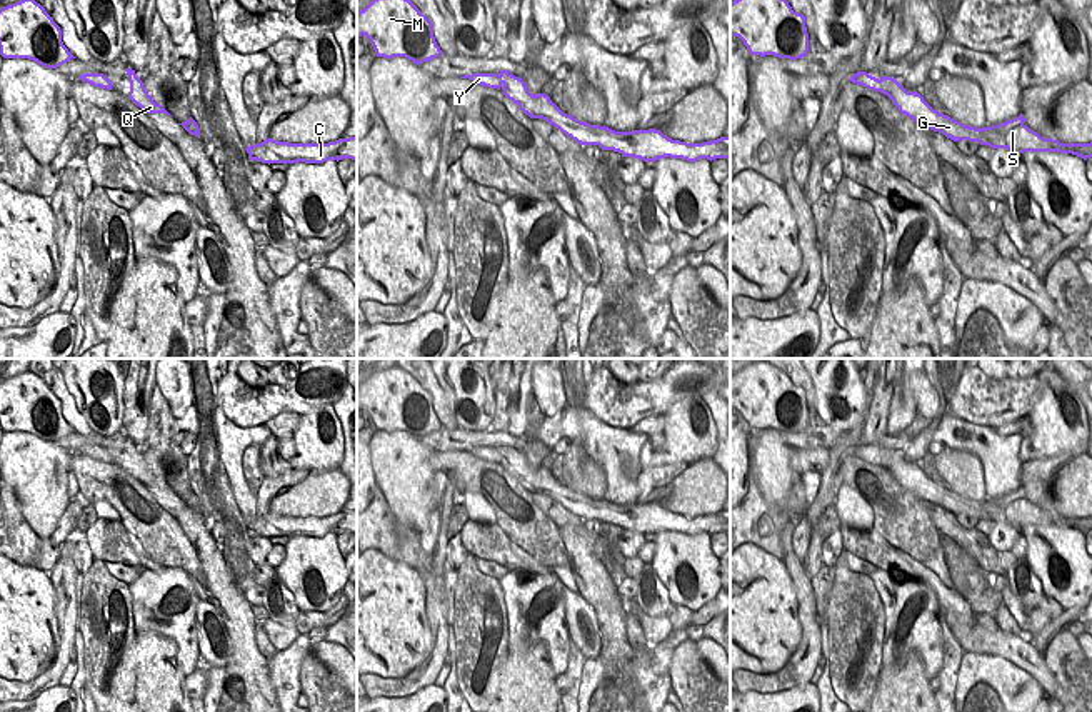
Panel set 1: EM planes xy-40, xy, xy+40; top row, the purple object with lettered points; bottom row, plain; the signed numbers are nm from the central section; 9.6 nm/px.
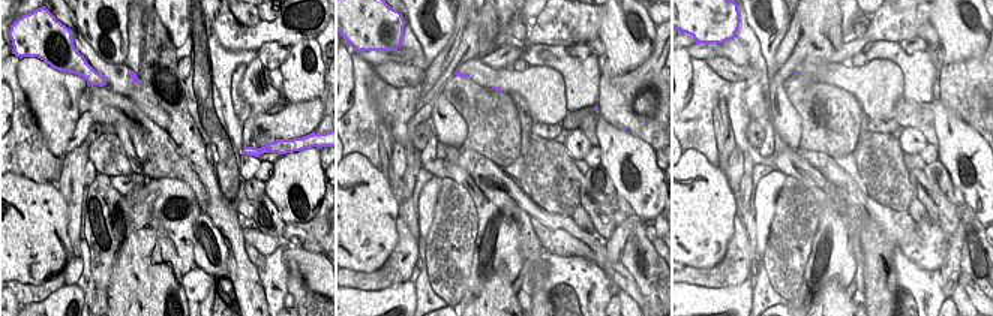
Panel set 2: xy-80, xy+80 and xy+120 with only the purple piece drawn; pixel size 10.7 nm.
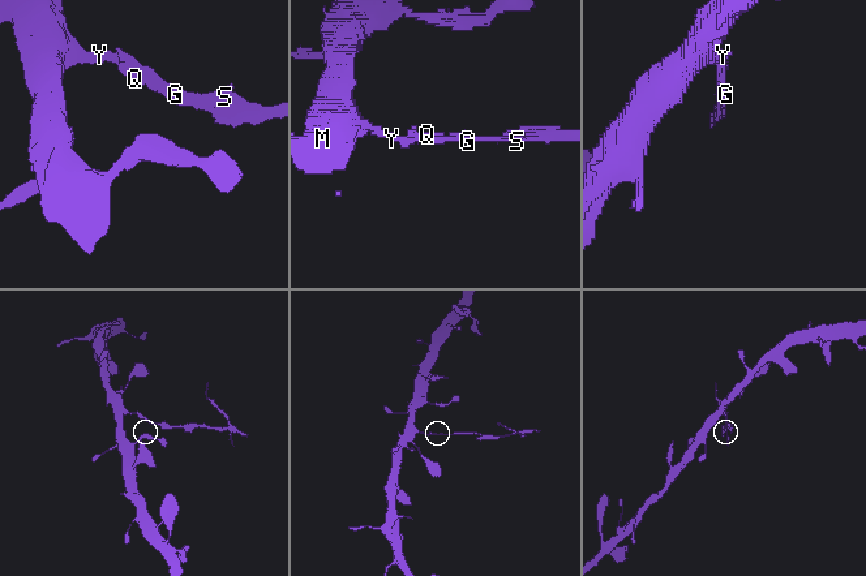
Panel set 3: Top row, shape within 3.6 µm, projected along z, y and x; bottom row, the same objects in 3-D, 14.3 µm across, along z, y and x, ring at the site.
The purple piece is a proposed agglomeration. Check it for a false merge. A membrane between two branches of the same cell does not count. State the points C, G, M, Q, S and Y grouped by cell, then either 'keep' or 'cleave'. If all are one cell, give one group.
C G Q S / M Y; cleave

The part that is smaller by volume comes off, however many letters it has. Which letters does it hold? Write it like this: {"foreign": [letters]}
{"foreign": ["C", "G", "Q", "S"]}

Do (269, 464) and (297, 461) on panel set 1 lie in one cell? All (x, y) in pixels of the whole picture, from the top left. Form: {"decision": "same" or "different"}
{"decision": "same"}

